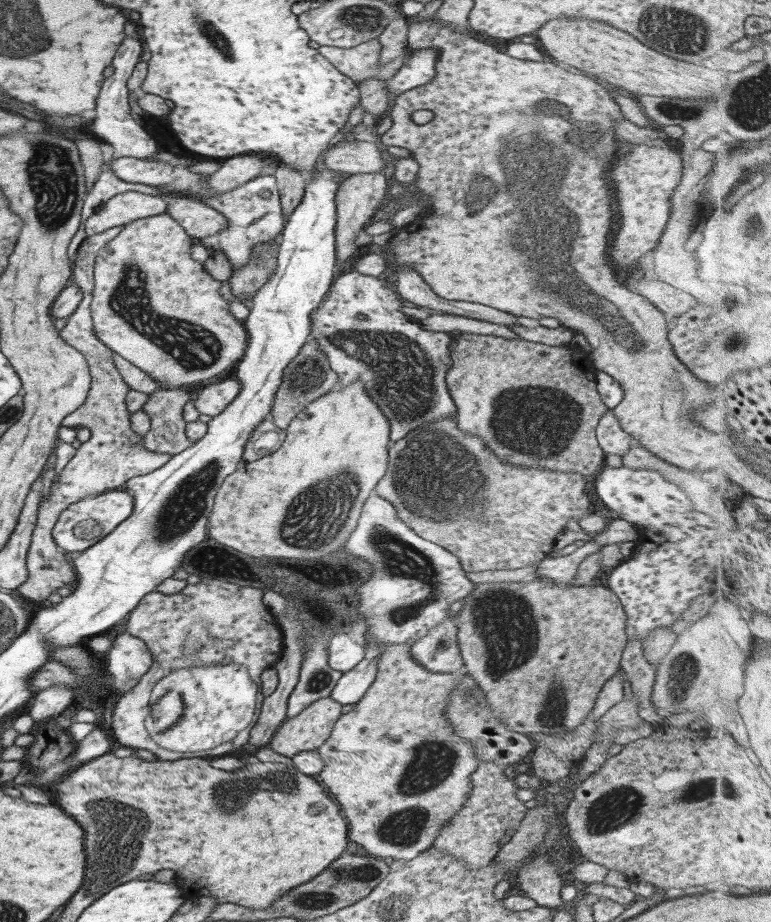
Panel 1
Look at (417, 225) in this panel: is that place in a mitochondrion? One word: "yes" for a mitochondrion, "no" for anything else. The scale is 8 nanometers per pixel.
no

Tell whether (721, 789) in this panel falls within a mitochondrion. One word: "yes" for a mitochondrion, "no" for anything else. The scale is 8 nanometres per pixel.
yes

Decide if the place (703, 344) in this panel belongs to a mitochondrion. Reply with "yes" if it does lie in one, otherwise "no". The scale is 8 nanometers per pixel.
yes

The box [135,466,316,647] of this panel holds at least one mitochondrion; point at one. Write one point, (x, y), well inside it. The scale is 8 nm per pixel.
(199, 557)

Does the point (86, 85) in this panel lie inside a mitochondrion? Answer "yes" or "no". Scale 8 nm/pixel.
no

